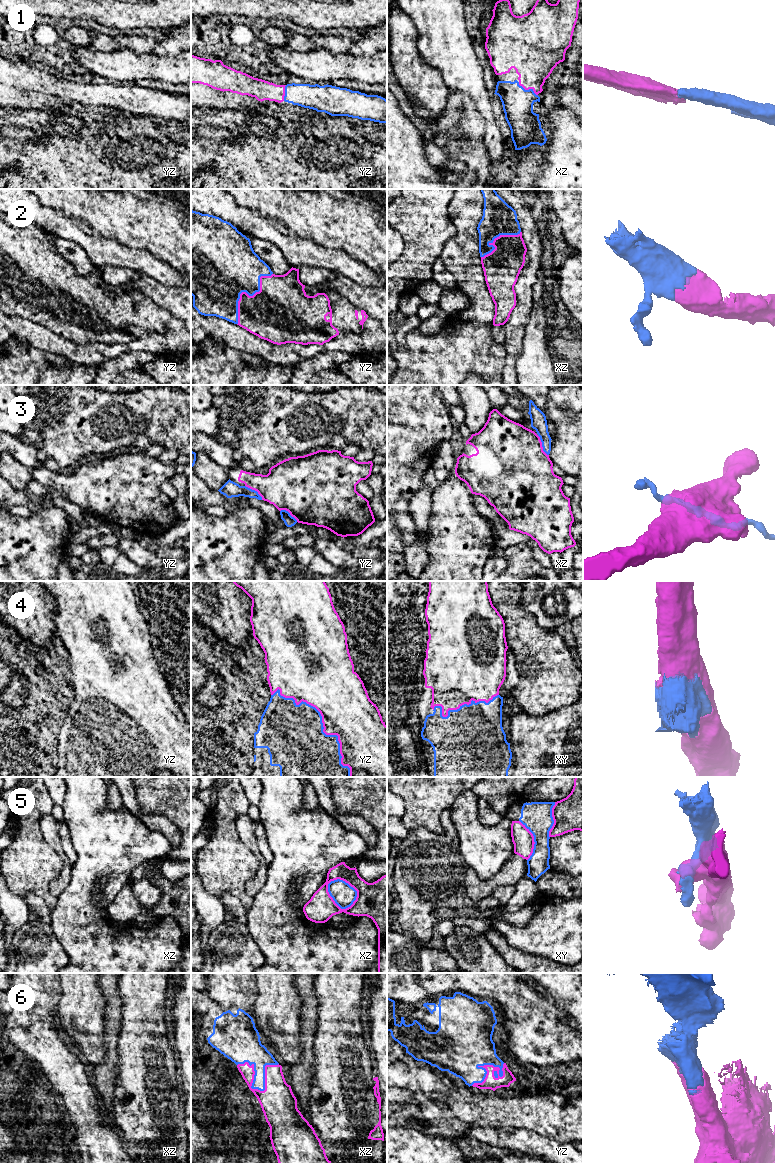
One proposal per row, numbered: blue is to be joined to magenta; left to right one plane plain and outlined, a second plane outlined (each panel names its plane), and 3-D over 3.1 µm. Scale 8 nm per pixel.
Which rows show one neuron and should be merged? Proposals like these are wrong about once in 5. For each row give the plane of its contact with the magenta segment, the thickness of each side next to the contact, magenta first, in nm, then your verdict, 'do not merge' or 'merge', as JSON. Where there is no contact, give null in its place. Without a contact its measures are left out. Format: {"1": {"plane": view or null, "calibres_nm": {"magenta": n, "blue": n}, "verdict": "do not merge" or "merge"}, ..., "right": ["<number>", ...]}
{"1": {"plane": "xz", "calibres_nm": {"magenta": 340, "blue": 240}, "verdict": "merge"}, "2": {"plane": "yz", "calibres_nm": {"magenta": 420, "blue": 440}, "verdict": "merge"}, "3": {"plane": "xz", "calibres_nm": {"magenta": 500, "blue": 130}, "verdict": "do not merge"}, "4": {"plane": "yz", "calibres_nm": {"magenta": 420, "blue": 460}, "verdict": "merge"}, "5": {"plane": "xz", "calibres_nm": {"magenta": 260, "blue": 180}, "verdict": "do not merge"}, "6": {"plane": "xz", "calibres_nm": {"magenta": 280, "blue": 140}, "verdict": "merge"}, "right": ["1", "2", "4", "6"]}

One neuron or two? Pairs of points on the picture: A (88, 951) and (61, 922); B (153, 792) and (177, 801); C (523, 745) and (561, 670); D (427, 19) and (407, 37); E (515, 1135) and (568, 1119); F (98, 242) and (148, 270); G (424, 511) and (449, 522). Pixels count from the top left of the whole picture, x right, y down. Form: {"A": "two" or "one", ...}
{"A": "one", "B": "one", "C": "two", "D": "two", "E": "two", "F": "one", "G": "two"}

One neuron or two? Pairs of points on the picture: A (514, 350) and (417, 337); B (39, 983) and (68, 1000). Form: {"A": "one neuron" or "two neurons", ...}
{"A": "two neurons", "B": "two neurons"}

